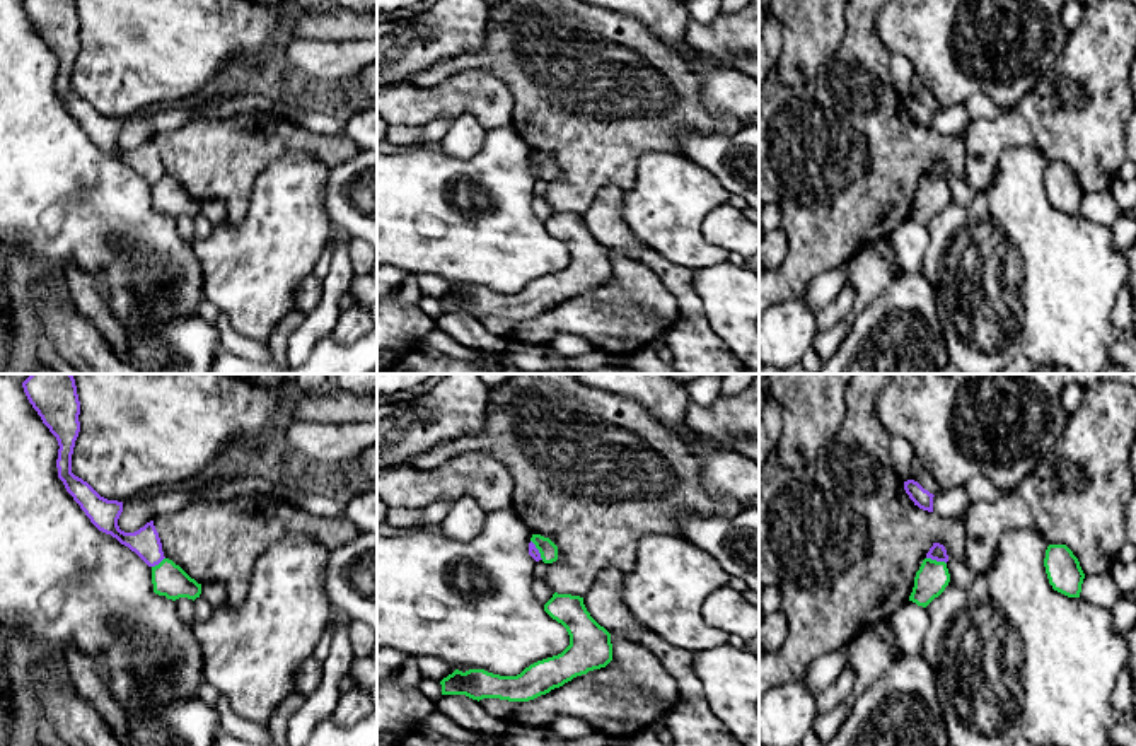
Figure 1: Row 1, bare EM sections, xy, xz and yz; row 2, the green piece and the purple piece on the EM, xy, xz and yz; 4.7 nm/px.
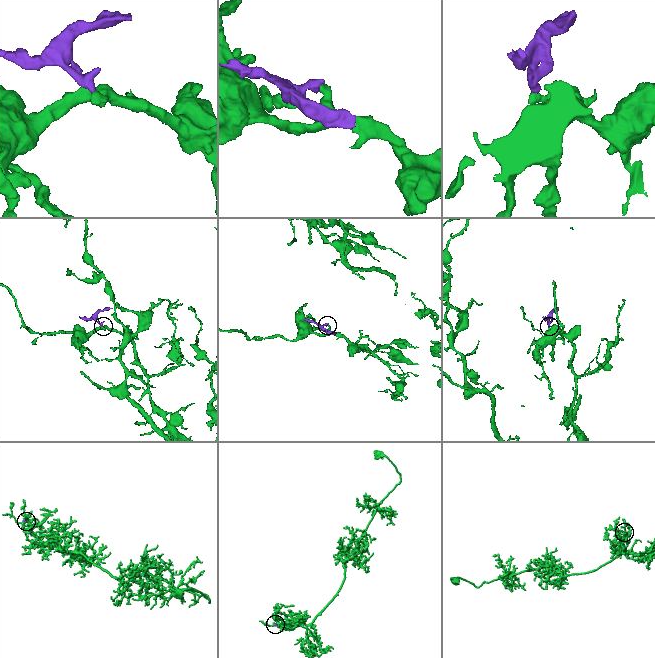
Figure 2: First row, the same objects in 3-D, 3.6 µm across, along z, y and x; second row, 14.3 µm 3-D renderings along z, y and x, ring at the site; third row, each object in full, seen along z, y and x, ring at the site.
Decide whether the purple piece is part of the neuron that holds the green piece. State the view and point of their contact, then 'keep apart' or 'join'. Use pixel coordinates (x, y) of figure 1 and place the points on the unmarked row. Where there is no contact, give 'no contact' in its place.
yz (937, 180) | keep apart

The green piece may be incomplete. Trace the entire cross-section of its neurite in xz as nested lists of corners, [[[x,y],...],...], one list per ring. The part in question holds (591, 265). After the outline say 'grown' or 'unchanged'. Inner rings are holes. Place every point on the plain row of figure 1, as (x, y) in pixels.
[[[554,210],[544,229],[570,253],[570,263],[561,271],[537,278],[517,294],[455,287],[440,299],[442,312],[466,312],[478,319],[483,316],[529,319],[612,278],[611,251],[590,234],[583,215]]]; unchanged

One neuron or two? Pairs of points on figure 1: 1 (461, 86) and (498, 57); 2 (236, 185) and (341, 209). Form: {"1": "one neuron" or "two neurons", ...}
{"1": "two neurons", "2": "two neurons"}

